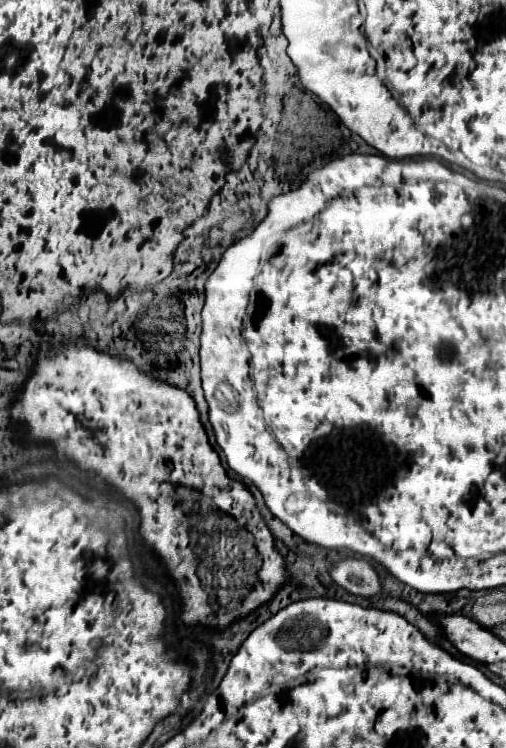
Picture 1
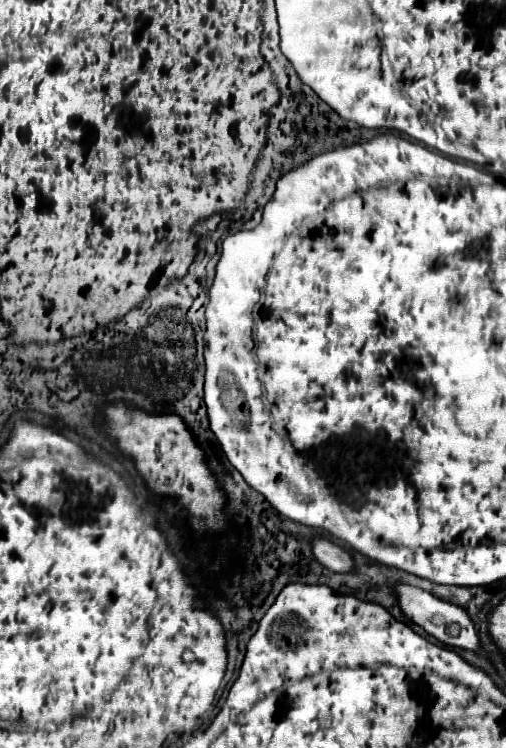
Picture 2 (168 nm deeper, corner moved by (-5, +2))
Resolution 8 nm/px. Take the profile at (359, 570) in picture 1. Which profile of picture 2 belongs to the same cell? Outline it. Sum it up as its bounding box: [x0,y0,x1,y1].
[311,537,355,573]

